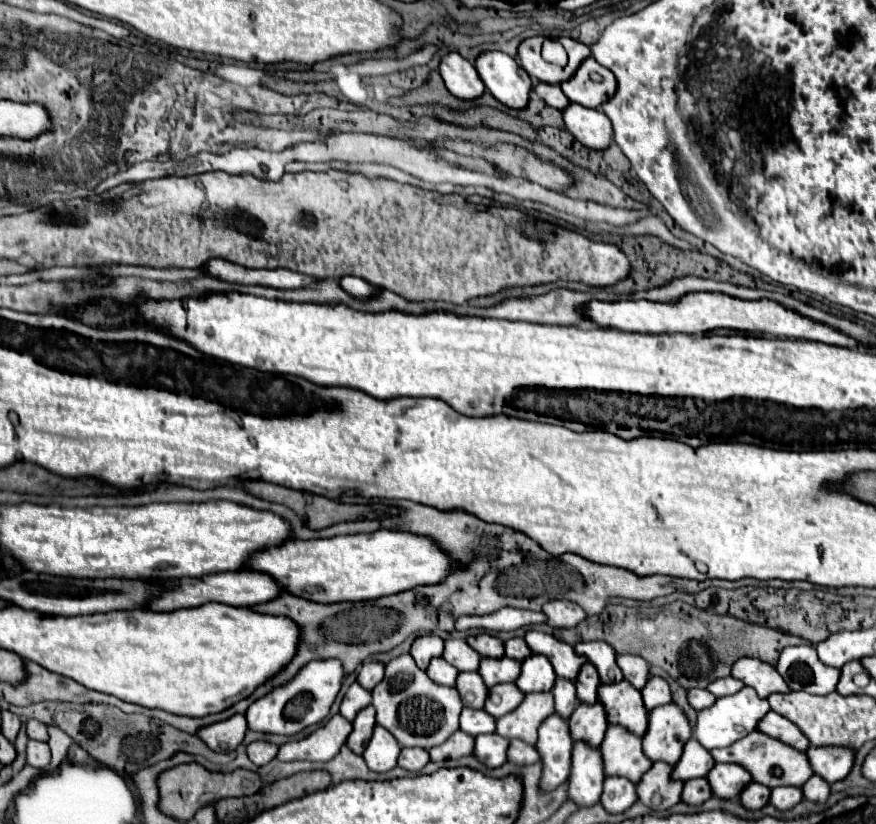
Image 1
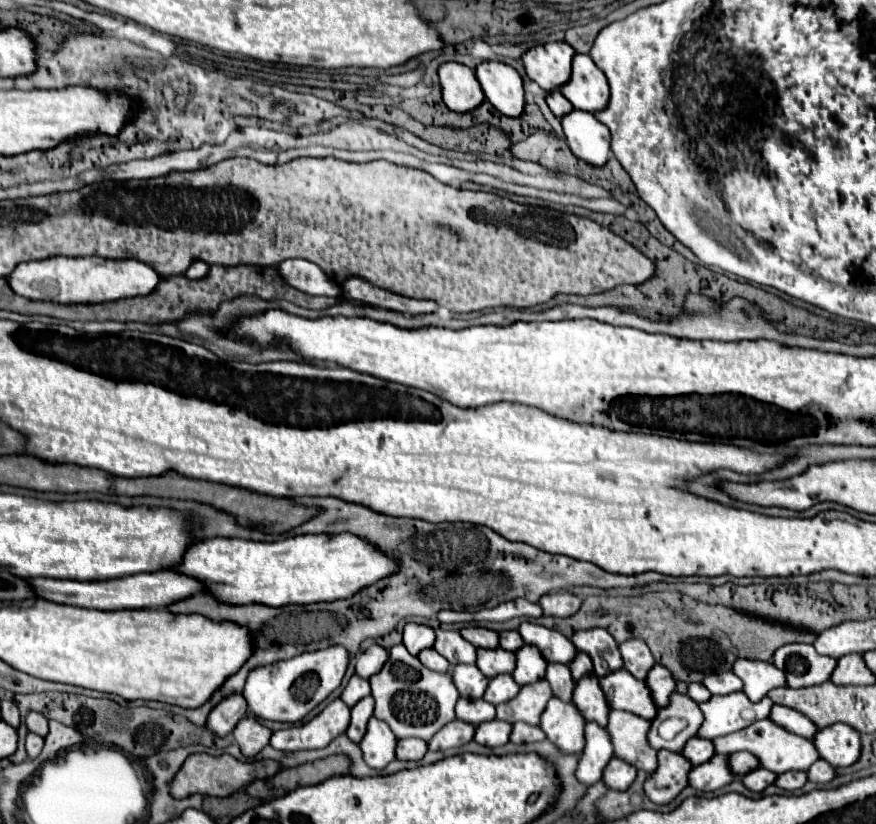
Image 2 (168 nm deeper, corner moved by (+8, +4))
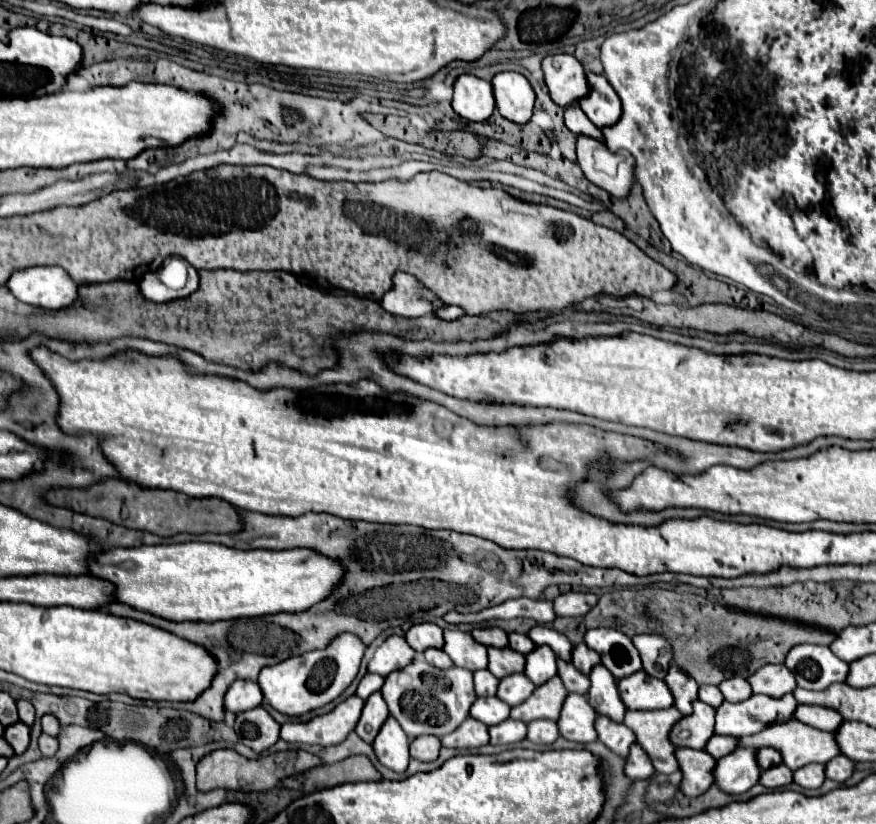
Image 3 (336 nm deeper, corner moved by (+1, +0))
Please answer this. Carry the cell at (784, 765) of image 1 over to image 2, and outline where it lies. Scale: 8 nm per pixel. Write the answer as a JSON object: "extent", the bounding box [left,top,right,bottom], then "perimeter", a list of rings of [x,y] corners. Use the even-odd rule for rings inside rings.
{"extent":[712,719,818,775],"perimeter":[[[770,719],[754,721],[750,727],[730,733],[726,737],[718,737],[712,741],[716,754],[732,754],[736,751],[750,751],[754,757],[758,757],[760,767],[780,775],[786,771],[808,771],[810,765],[818,759],[818,753],[814,749],[814,743],[810,739],[798,737],[794,733],[788,733],[786,729],[774,725]]]}

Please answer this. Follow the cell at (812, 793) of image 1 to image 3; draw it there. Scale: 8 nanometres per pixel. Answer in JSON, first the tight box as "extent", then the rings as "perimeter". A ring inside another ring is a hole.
{"extent":[825,755,855,783],"perimeter":[[[837,755],[833,761],[829,761],[825,765],[827,779],[839,781],[839,783],[843,783],[845,779],[849,779],[851,773],[853,773],[853,769],[855,769],[855,763],[849,757],[845,757],[845,755]]]}

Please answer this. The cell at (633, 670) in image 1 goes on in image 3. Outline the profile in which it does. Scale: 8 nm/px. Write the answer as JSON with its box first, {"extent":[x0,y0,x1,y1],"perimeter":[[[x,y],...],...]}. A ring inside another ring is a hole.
{"extent":[633,635,673,679],"perimeter":[[[635,635],[633,643],[639,649],[645,673],[657,679],[665,679],[665,673],[673,659],[671,643],[663,635]]]}

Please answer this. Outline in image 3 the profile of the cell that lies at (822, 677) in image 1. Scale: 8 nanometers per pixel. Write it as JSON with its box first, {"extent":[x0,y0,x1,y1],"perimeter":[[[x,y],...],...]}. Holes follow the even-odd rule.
{"extent":[785,645,849,689],"perimeter":[[[795,645],[785,665],[795,673],[797,687],[801,689],[827,689],[831,683],[845,681],[849,663],[833,655],[825,645]]]}

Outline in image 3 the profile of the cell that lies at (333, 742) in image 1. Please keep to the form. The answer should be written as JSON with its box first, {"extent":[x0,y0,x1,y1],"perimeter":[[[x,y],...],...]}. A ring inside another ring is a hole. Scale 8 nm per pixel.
{"extent":[281,697,361,747],"perimeter":[[[347,697],[327,715],[317,715],[307,723],[285,723],[281,727],[281,739],[289,743],[309,743],[323,747],[337,745],[355,729],[361,709],[361,697]]]}

